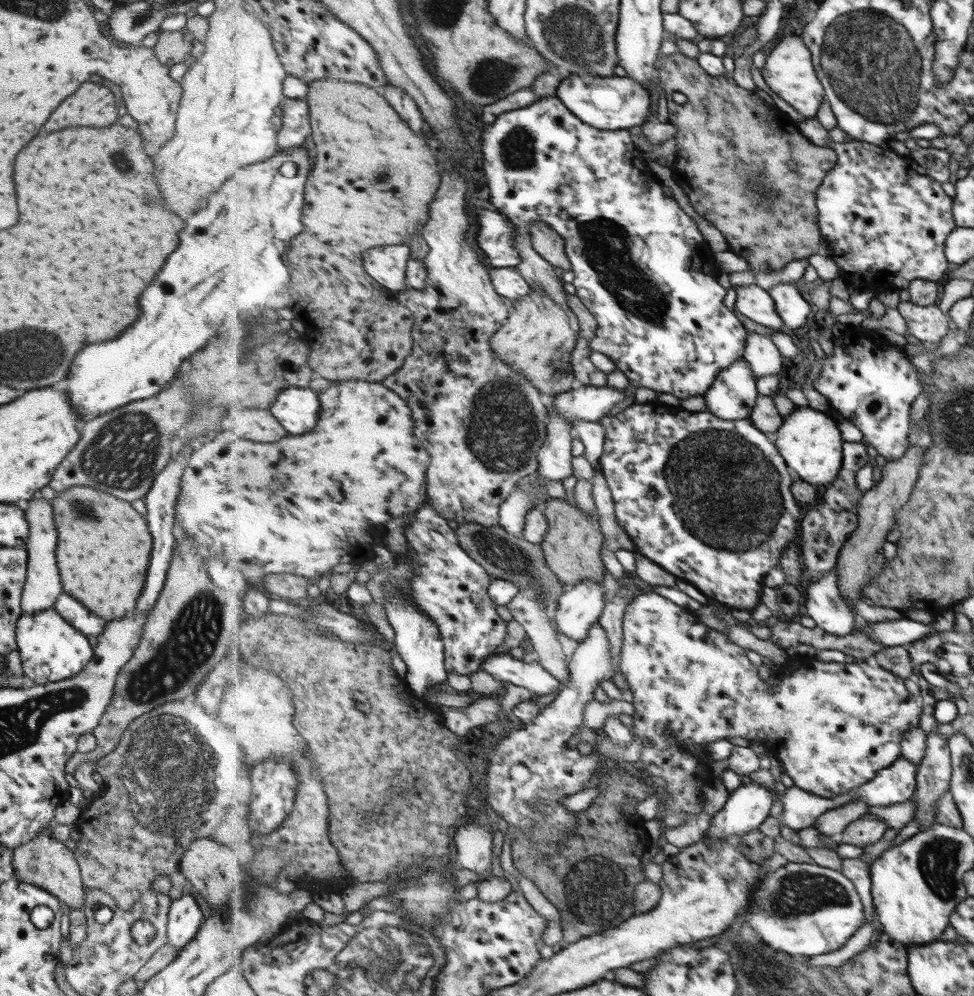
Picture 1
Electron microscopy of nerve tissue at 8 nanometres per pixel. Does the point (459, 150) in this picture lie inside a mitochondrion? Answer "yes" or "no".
no

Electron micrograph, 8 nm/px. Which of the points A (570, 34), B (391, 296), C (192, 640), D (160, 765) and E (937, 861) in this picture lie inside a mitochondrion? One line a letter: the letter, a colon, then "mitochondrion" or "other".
A: mitochondrion
B: other
C: mitochondrion
D: mitochondrion
E: mitochondrion

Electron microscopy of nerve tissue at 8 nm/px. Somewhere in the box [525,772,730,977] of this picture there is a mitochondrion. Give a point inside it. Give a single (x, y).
(596, 890)

